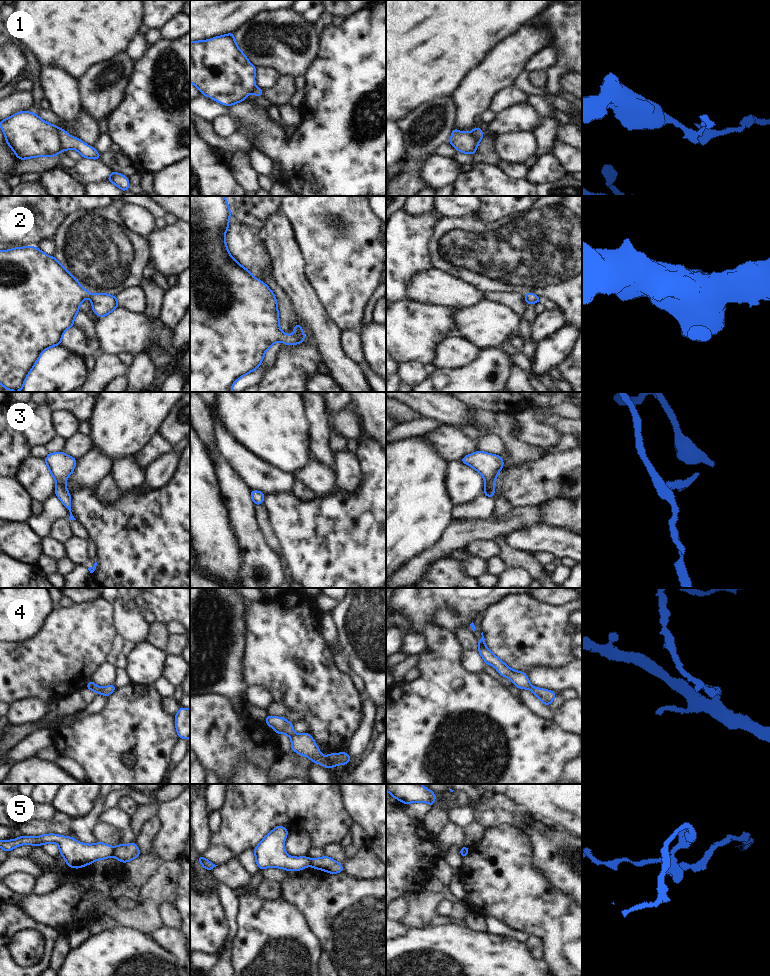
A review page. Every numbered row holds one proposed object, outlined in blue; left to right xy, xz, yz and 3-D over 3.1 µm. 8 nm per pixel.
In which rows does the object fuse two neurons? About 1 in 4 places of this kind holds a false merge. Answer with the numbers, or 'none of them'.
1, 5

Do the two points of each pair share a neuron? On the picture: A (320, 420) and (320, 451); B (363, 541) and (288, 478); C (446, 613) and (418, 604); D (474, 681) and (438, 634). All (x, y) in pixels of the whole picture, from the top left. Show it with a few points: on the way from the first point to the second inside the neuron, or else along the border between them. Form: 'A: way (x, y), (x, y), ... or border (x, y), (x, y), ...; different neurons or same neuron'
A: way (320, 428), (320, 443); same neuron
B: border (289, 491), (266, 494); different neurons
C: way (439, 606), (437, 604), (425, 604); same neuron
D: way (461, 675), (444, 658), (444, 647); same neuron

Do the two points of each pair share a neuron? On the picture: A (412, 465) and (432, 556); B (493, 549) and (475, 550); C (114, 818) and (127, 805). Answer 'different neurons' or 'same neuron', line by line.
A: different neurons
B: same neuron
C: different neurons

